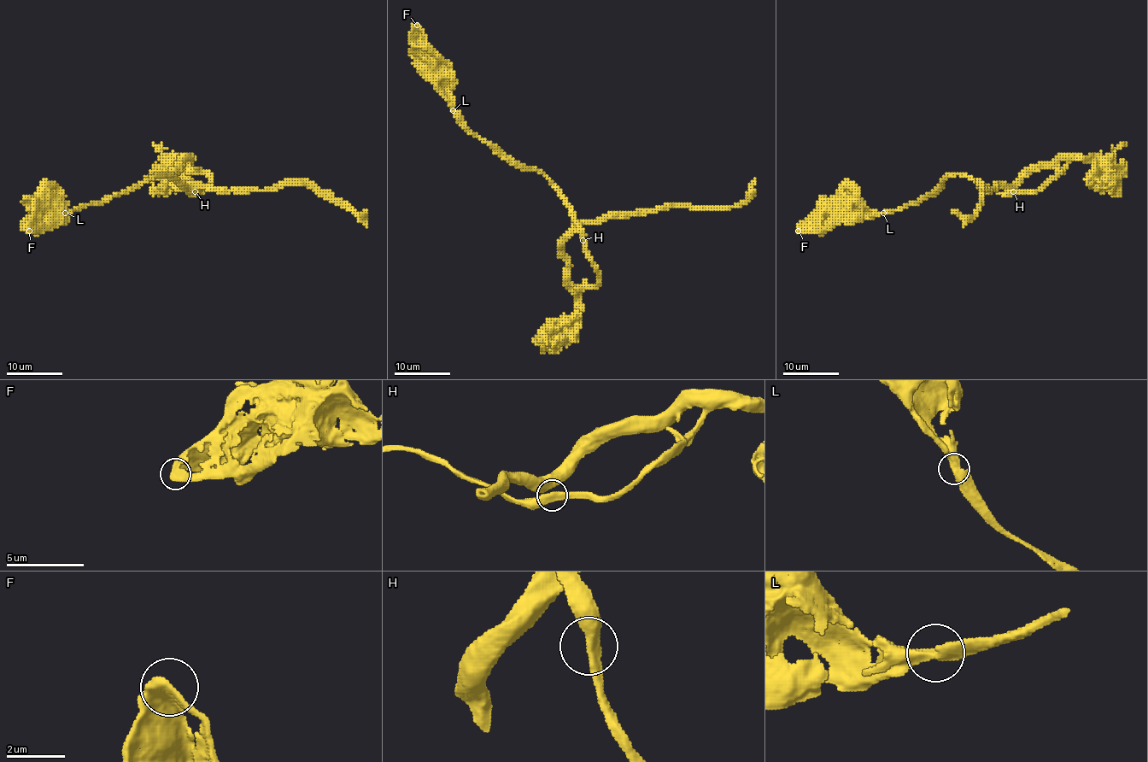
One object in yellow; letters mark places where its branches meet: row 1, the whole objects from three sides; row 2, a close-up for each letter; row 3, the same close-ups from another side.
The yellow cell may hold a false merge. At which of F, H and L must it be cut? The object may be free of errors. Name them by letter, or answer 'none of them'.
none of them

